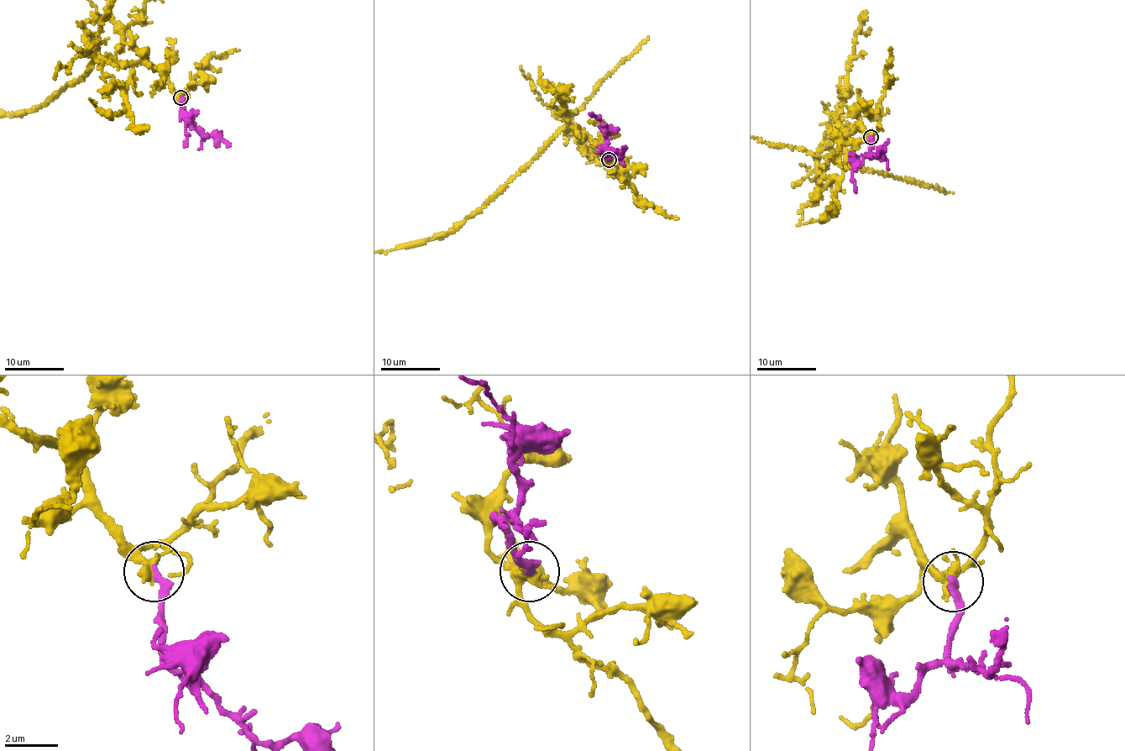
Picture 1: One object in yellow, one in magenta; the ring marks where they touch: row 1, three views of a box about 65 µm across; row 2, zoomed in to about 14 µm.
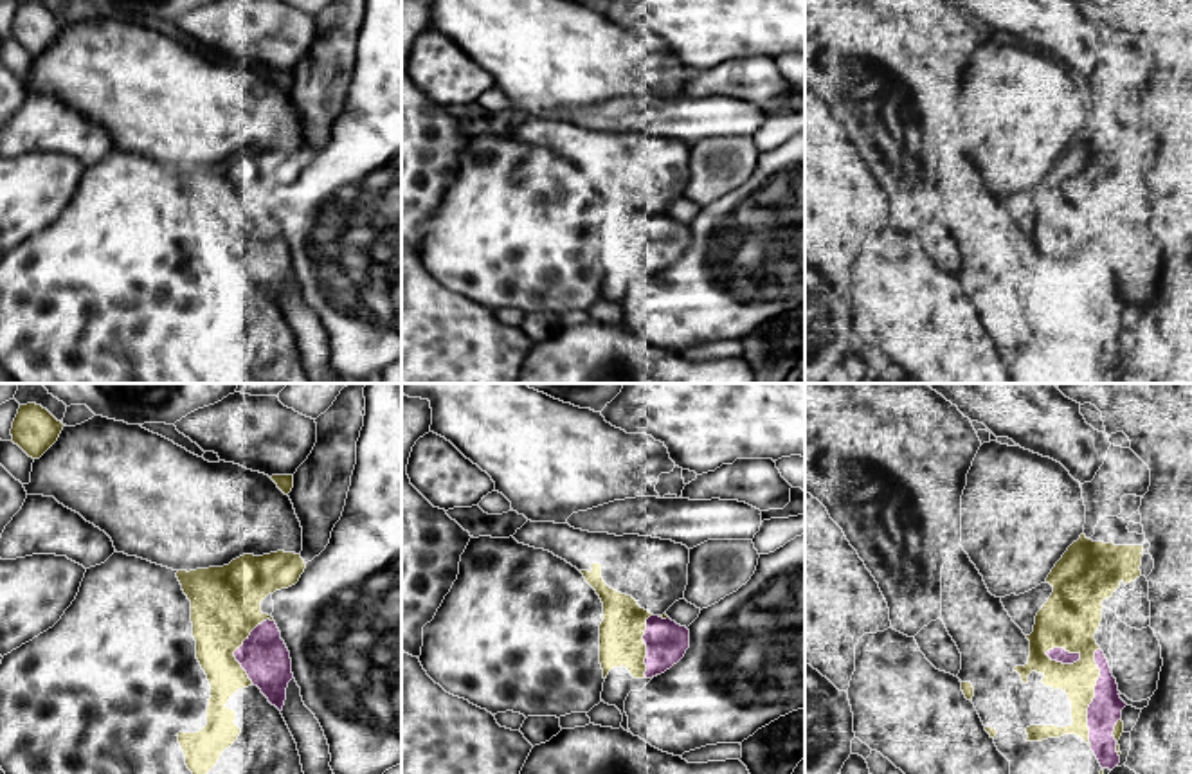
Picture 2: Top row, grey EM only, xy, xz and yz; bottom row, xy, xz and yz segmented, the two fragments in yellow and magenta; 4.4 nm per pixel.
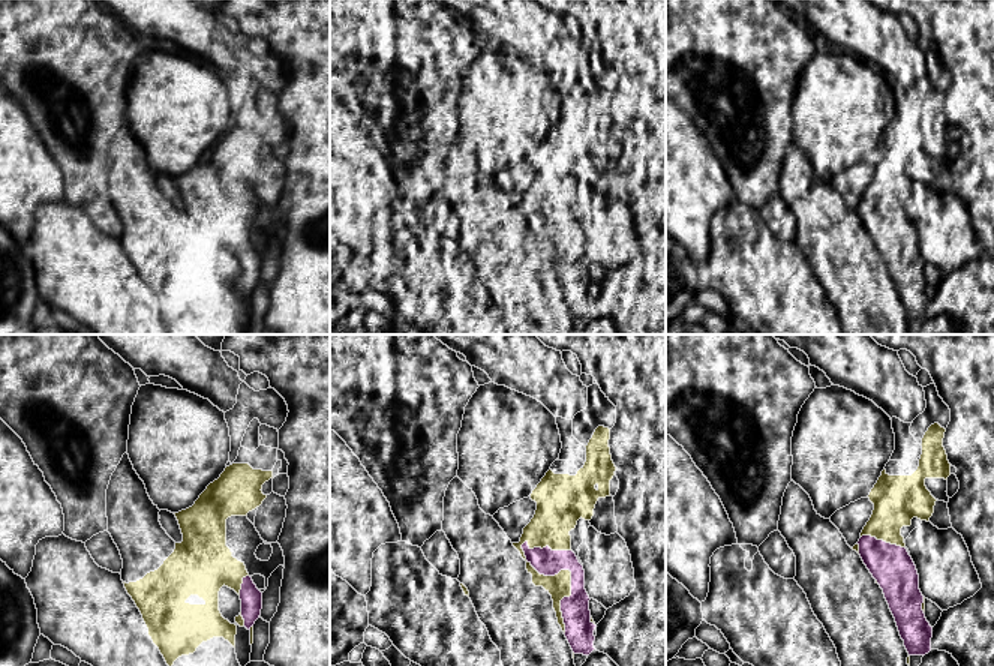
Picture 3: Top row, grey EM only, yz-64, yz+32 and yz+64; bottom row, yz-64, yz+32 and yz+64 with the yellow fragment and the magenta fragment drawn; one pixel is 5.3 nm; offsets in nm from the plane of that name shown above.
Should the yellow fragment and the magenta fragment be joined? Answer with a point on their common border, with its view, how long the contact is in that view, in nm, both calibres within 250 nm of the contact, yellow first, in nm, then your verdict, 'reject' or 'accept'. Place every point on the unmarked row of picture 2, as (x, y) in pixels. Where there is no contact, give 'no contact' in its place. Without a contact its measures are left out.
contact yz (1093, 294); length 440 nm; calibres 160 and 150 nm; accept

